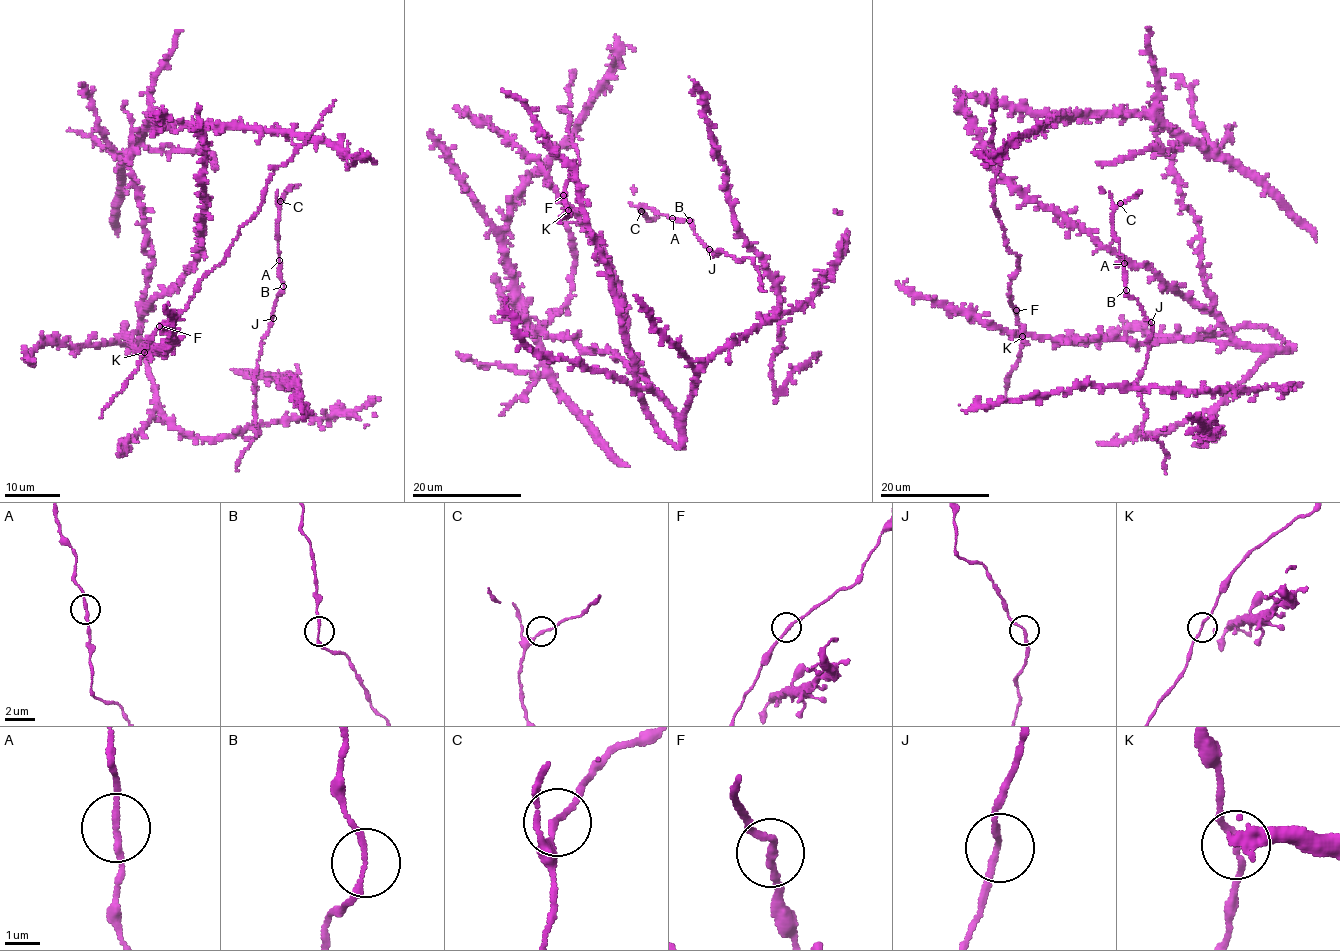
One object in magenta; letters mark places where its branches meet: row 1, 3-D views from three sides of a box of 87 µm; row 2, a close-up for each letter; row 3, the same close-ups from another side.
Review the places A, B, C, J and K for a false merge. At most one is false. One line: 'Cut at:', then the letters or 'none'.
Cut at: none

